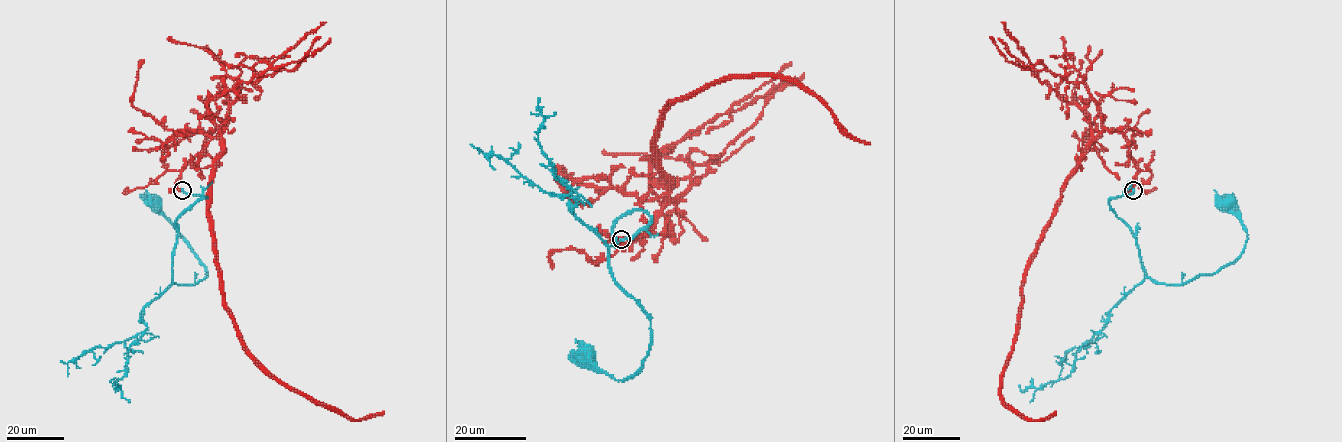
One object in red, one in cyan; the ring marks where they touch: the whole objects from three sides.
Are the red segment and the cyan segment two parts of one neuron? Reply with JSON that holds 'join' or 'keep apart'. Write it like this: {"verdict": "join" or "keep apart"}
{"verdict": "keep apart"}

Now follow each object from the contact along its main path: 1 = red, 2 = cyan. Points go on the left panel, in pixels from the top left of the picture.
1: (182, 190), (178, 178), (216, 130), (209, 224), (241, 344), (352, 419), (384, 411)
2: (182, 190), (206, 197), (194, 202), (175, 222), (172, 280), (195, 284), (207, 272), (154, 202)

